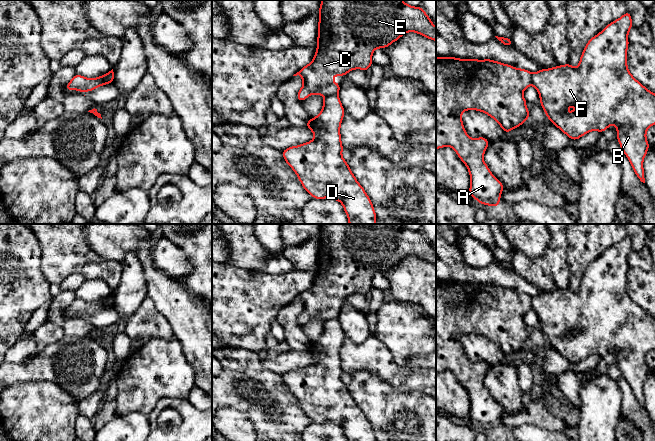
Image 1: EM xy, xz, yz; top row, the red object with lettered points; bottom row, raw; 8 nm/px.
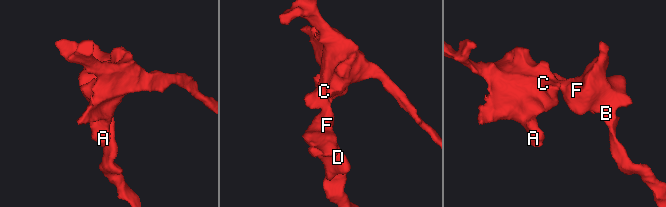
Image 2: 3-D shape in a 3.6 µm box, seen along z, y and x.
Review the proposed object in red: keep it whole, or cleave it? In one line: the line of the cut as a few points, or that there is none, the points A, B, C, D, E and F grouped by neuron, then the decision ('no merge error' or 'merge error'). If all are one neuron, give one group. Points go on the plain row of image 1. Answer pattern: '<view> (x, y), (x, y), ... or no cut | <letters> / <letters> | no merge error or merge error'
xy (112, 295), (106, 299), (106, 307) | A C E / B D F | merge error

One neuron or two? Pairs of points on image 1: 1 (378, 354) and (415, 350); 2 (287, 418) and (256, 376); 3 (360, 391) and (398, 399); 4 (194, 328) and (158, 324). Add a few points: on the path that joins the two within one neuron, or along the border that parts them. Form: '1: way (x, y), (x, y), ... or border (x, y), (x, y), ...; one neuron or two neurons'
1: border (375, 336), (401, 366), (410, 367); two neurons
2: way (279, 407), (278, 402), (264, 386); one neuron
3: way (369, 392), (377, 399), (389, 399); one neuron
4: border (155, 306), (166, 319), (172, 333), (176, 337); two neurons

